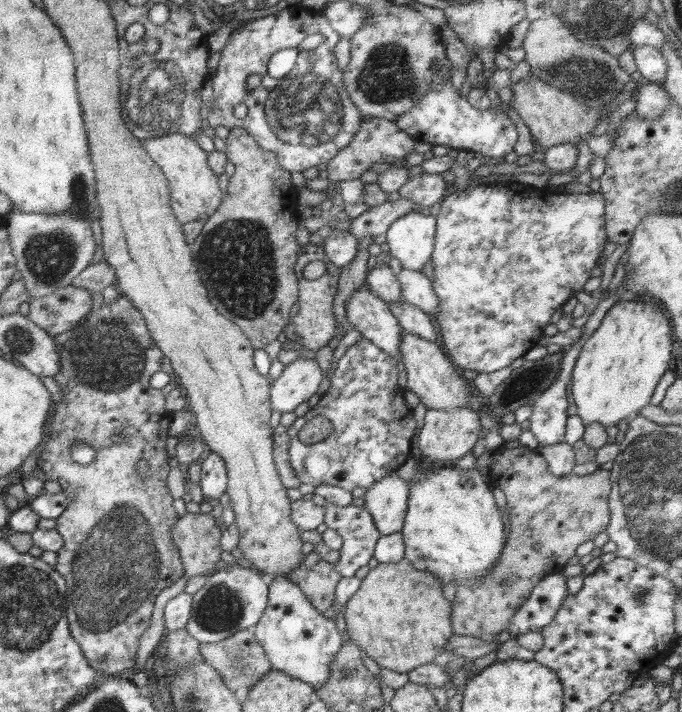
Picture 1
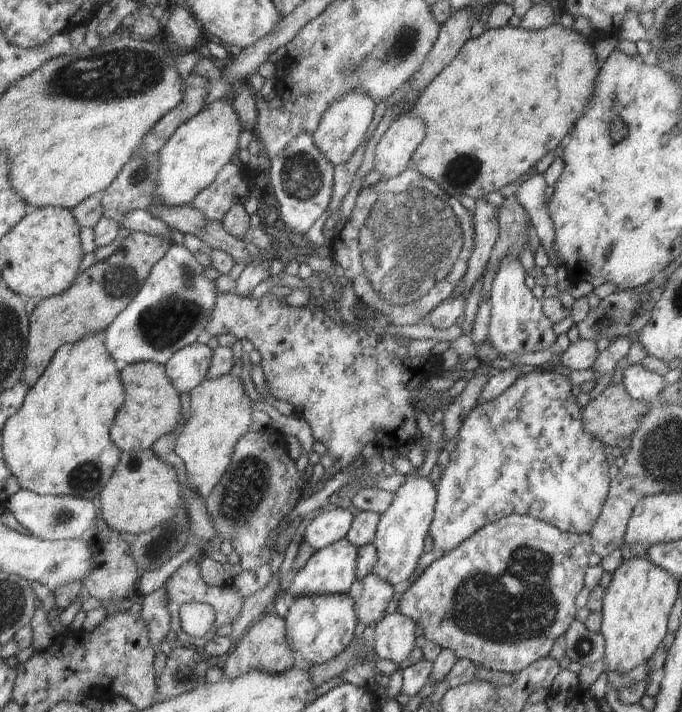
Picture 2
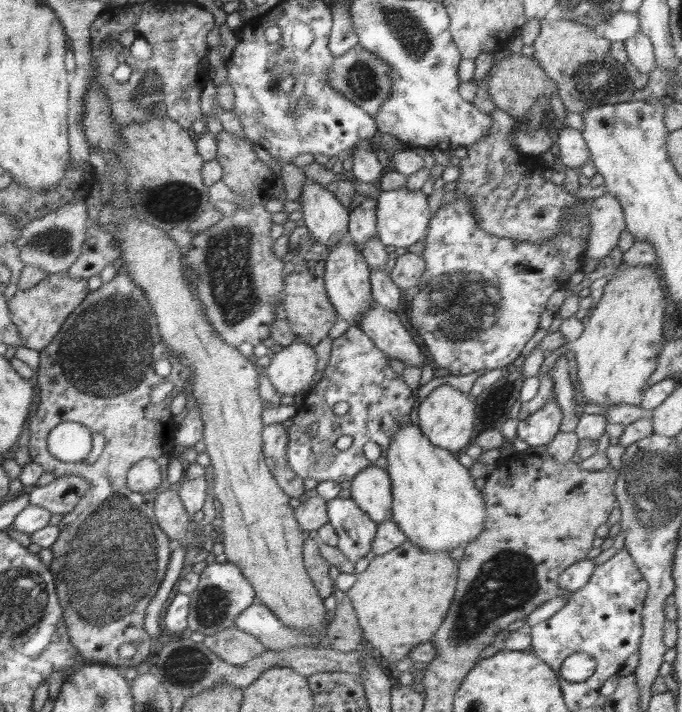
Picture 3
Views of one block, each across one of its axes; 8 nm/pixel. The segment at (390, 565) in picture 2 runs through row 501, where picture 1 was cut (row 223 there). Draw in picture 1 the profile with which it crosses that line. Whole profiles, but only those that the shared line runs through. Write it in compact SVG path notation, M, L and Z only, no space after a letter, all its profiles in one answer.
M410 211L390 224L386 232L388 254L404 269L422 271L434 252L435 212Z

